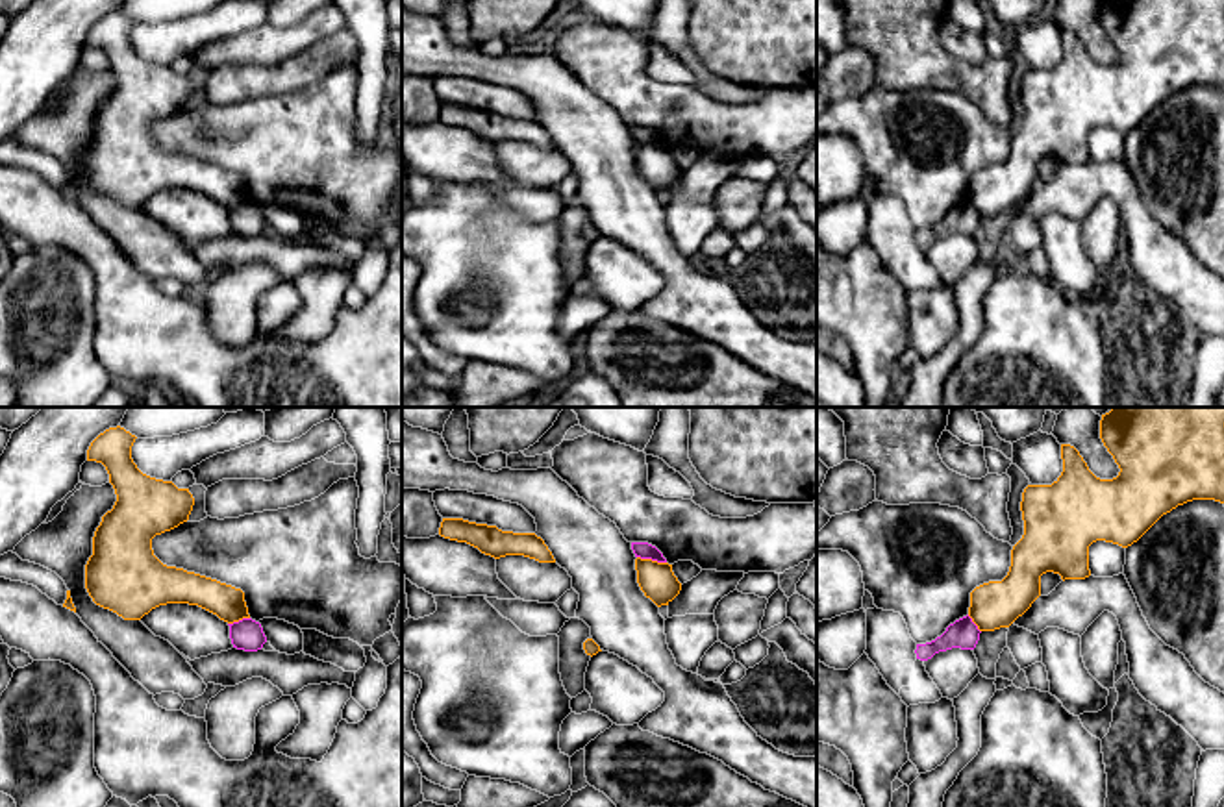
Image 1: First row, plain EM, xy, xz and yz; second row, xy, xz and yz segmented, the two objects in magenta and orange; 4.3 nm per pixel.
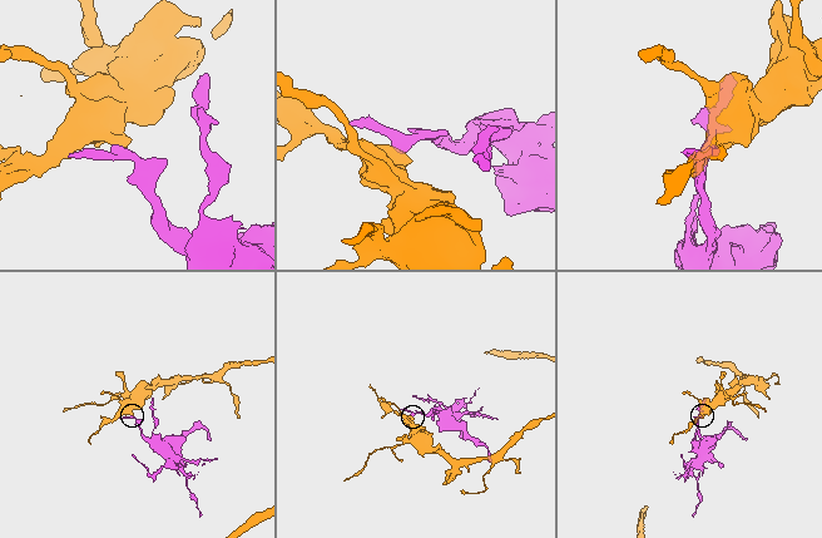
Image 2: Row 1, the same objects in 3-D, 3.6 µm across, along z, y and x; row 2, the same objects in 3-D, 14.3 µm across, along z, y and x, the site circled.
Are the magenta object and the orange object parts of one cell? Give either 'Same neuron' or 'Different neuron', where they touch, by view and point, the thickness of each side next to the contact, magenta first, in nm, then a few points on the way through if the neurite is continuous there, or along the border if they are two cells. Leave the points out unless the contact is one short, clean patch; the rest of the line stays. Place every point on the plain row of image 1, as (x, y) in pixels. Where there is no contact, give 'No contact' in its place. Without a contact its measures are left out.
Different neuron. Touches magenta at xz (652, 145). Thickness 70 nm (magenta) against 160 nm. Boundary: xz (637, 141), (665, 148)

